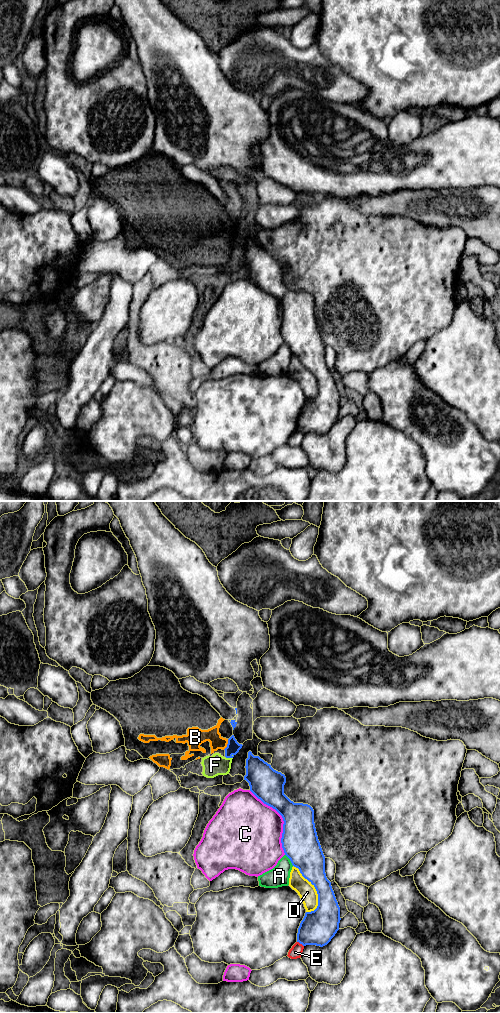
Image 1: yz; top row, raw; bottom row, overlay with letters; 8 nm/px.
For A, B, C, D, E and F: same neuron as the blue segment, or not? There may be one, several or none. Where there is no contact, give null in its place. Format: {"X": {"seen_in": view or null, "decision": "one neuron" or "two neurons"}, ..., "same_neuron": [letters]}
{"A": {"seen_in": "yz", "decision": "two neurons"}, "B": {"seen_in": "yz", "decision": "two neurons"}, "C": {"seen_in": "yz", "decision": "two neurons"}, "D": {"seen_in": "yz", "decision": "two neurons"}, "E": {"seen_in": "yz", "decision": "two neurons"}, "F": {"seen_in": "yz", "decision": "two neurons"}, "same_neuron": []}

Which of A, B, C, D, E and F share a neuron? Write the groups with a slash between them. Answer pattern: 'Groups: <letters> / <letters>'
Groups: A / B F / C / D / E

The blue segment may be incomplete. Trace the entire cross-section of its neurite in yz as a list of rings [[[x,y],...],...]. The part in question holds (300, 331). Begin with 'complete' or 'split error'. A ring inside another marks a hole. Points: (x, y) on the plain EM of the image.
complete | [[[248,240],[246,247],[246,263],[244,268],[249,271],[250,279],[264,292],[275,297],[283,306],[283,321],[281,326],[282,336],[292,353],[299,357],[302,364],[316,377],[318,394],[314,399],[306,400],[300,411],[297,421],[297,430],[306,433],[323,435],[327,433],[339,418],[340,395],[336,388],[331,370],[325,361],[325,344],[318,328],[314,298],[308,292],[294,291],[284,282],[286,265],[281,260],[274,258],[270,252],[259,244]]]

